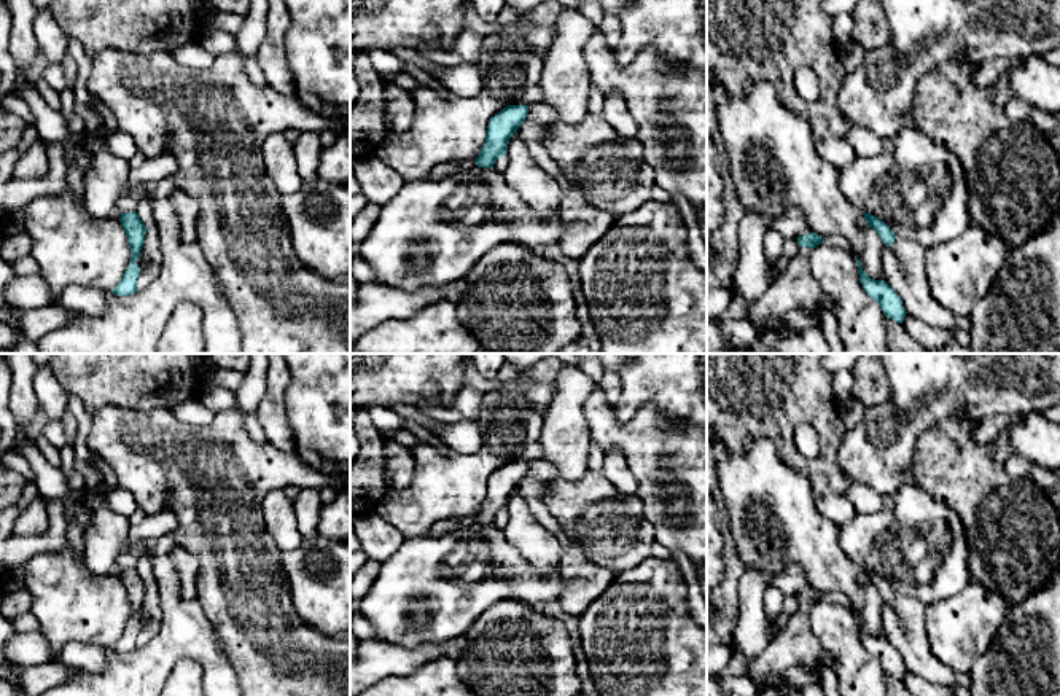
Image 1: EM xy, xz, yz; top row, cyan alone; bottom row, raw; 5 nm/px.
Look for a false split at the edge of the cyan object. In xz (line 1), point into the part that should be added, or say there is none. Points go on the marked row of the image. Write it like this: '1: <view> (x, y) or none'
1: none

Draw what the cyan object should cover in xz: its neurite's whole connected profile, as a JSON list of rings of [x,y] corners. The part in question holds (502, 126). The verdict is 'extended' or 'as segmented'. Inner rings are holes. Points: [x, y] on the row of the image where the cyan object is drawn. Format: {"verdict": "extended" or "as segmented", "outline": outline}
{"verdict": "as segmented", "outline": [[[508,105],[490,118],[485,142],[476,158],[477,167],[493,167],[493,162],[506,154],[509,139],[525,121],[528,105]]]}

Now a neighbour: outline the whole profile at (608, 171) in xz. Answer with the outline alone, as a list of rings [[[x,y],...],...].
[[[587,115],[584,121],[570,124],[554,121],[548,126],[544,147],[559,164],[562,175],[587,202],[614,217],[624,215],[651,199],[654,174],[643,161],[643,147],[637,137],[621,137],[603,116]]]

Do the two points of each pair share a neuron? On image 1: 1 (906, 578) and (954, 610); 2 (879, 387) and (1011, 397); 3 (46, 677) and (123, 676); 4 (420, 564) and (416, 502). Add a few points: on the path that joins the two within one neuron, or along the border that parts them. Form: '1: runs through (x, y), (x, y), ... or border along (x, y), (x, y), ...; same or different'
1: border along (971, 582), (962, 590), (927, 606); different
2: border along (885, 370), (890, 395), (884, 402), (866, 408); different
3: border along (67, 668), (69, 679); different
4: border along (428, 534), (406, 539); different

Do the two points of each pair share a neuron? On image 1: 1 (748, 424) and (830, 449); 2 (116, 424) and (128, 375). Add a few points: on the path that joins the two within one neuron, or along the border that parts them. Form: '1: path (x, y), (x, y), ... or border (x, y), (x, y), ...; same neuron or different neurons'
1: path (772, 414), (810, 414), (822, 426); same neuron
2: border (156, 410), (128, 410), (104, 405), (93, 416); different neurons

